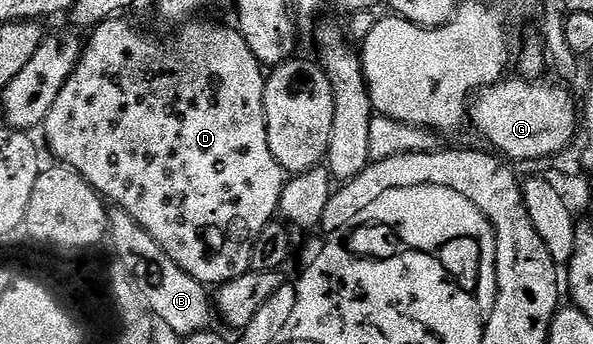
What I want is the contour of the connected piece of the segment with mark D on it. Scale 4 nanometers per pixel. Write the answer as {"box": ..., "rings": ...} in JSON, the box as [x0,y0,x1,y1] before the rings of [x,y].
{"box":[41,19,285,287],"rings":[[[123,19],[103,21],[90,30],[91,37],[82,46],[79,62],[69,75],[65,87],[61,87],[61,95],[57,95],[57,103],[49,111],[41,126],[41,133],[47,136],[47,145],[55,156],[56,162],[77,171],[90,183],[104,202],[110,203],[115,209],[123,209],[131,218],[157,239],[164,251],[193,279],[202,285],[218,287],[227,281],[236,281],[244,277],[251,269],[253,247],[265,231],[267,225],[276,220],[279,213],[279,200],[283,194],[285,174],[283,169],[273,159],[273,151],[269,151],[269,135],[265,119],[265,103],[263,102],[263,87],[265,84],[265,69],[259,60],[249,51],[249,43],[240,35],[238,28],[227,25],[214,25],[211,21],[191,19],[180,24],[172,37],[162,41],[135,25],[130,25]]]}

